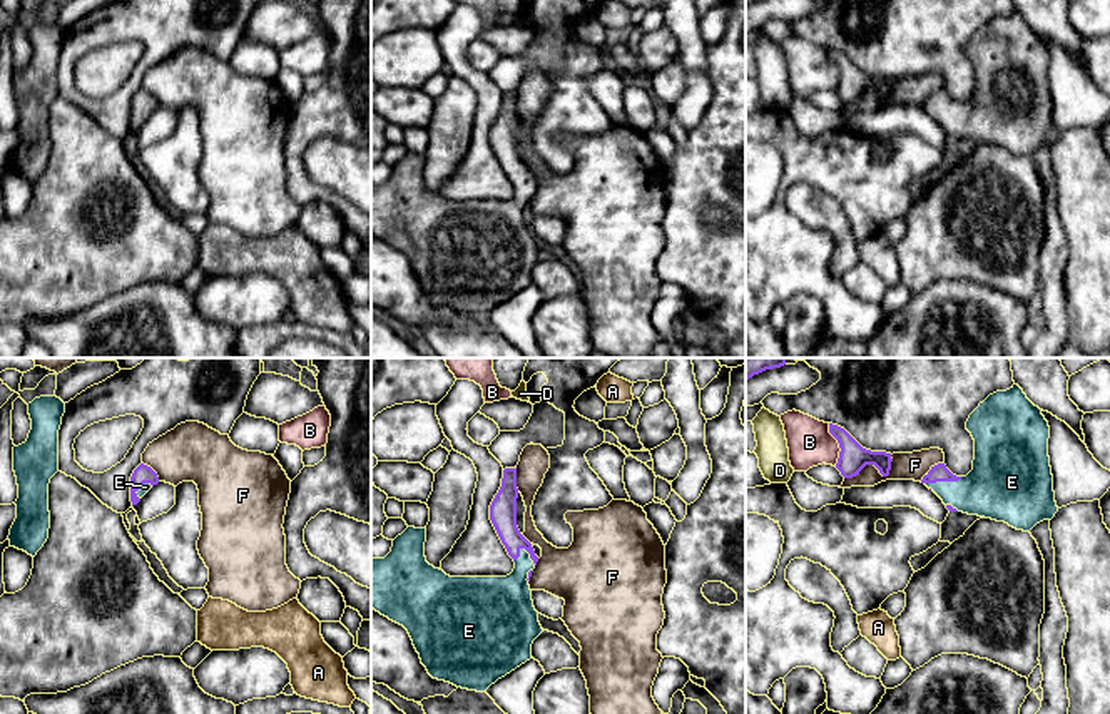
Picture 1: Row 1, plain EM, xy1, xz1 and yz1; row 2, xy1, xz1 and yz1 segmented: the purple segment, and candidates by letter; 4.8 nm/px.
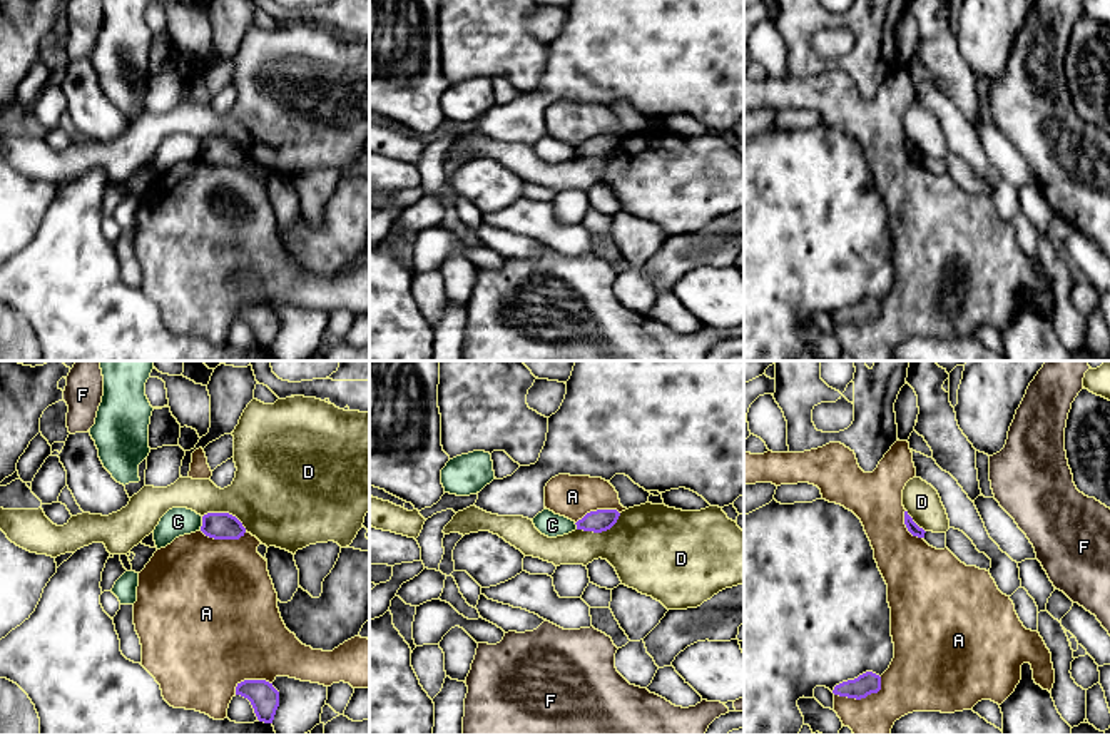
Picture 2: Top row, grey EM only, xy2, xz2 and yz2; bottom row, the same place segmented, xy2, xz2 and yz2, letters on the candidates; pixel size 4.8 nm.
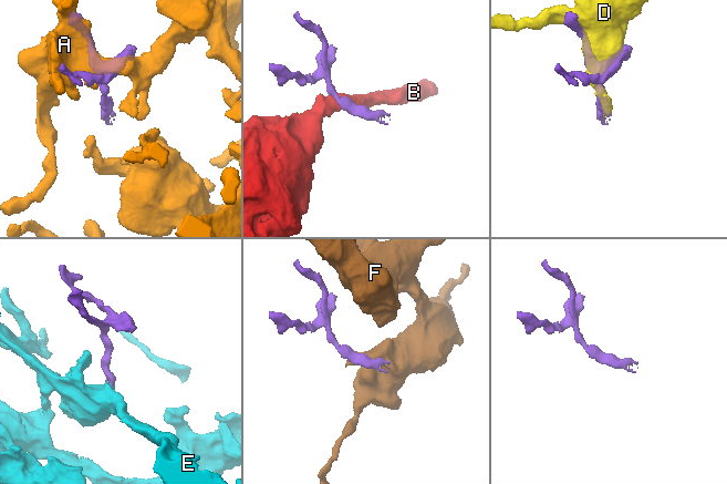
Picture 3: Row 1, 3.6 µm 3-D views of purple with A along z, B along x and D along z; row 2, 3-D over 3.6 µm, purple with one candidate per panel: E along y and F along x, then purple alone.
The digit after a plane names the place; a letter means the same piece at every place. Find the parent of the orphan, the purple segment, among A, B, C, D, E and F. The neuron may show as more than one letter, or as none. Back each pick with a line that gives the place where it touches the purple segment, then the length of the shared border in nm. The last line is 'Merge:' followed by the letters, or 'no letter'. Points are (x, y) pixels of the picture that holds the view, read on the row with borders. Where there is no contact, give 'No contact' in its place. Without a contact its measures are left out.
E: Touches purple at yz1 (943, 480). Shared border 190 nm
Merge: E

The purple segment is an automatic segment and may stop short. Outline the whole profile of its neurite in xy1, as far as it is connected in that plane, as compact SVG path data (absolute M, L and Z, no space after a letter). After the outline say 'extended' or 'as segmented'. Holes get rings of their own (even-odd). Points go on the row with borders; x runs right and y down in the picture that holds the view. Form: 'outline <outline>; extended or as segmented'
outline M140 463L130 477L132 507L137 505L140 498L157 483L159 483L157 473L150 467Z; extended

